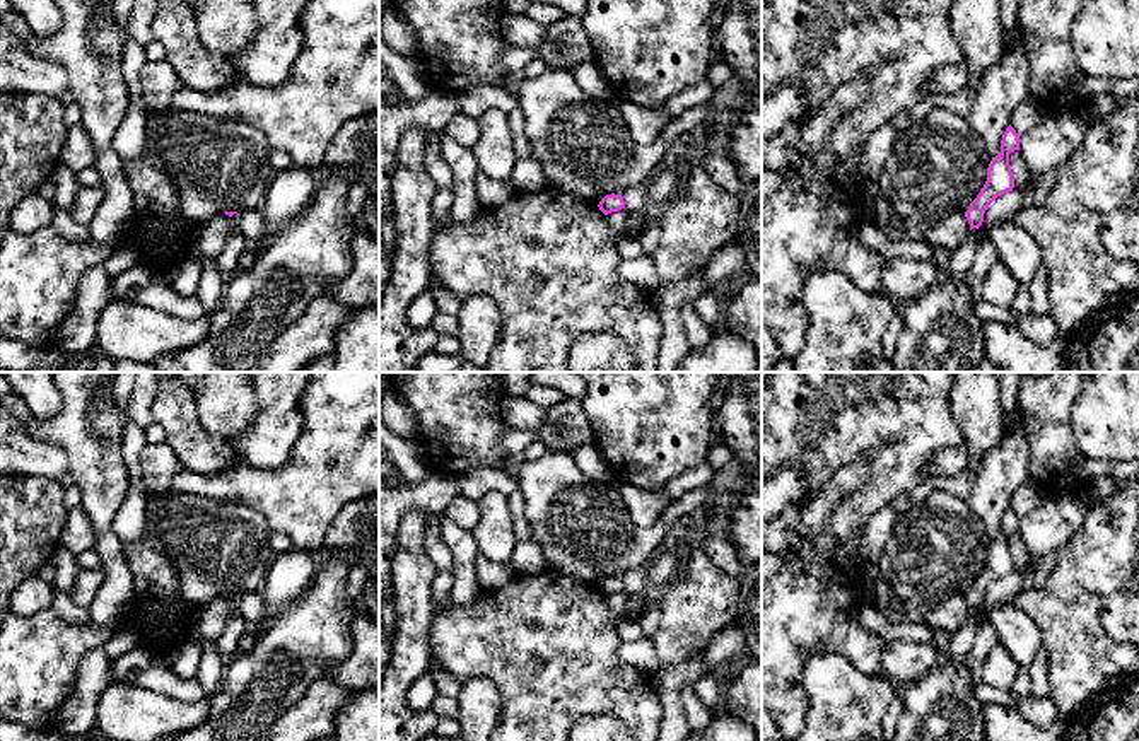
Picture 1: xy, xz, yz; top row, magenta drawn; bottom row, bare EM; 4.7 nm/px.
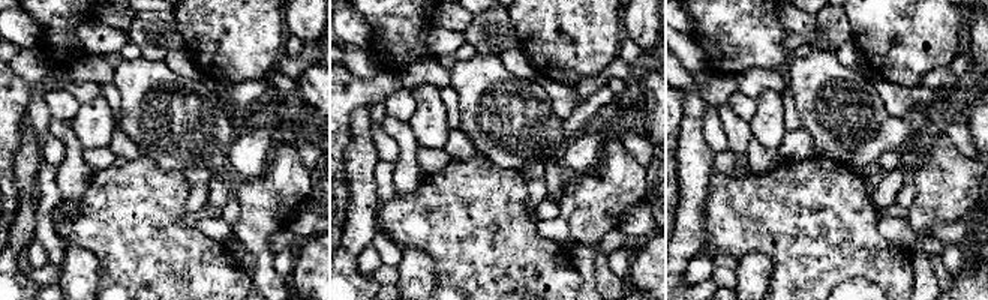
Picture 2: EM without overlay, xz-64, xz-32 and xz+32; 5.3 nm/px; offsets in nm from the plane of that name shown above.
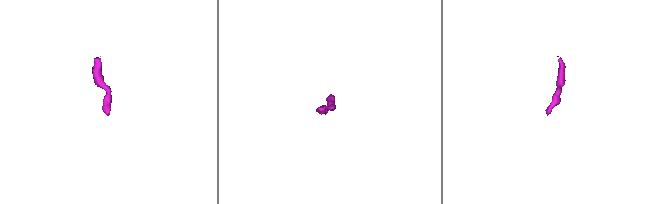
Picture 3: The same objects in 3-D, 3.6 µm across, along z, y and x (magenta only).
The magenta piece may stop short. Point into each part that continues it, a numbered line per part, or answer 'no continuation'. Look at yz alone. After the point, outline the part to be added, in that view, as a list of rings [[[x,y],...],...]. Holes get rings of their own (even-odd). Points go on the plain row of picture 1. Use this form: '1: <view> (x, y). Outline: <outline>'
no continuation

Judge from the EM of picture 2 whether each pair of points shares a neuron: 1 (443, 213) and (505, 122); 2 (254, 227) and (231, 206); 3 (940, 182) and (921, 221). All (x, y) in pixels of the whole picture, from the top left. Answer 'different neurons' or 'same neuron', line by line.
1: different neurons
2: different neurons
3: same neuron

